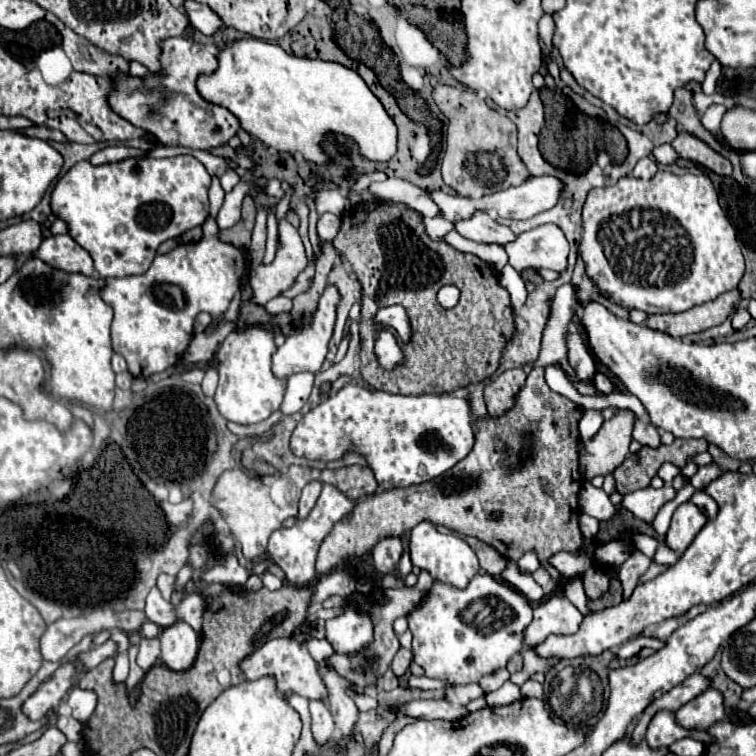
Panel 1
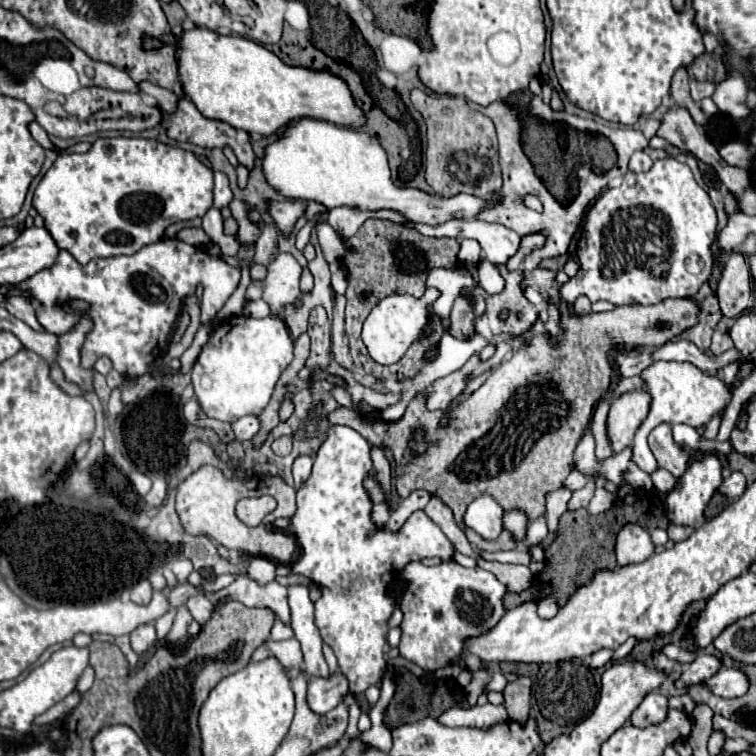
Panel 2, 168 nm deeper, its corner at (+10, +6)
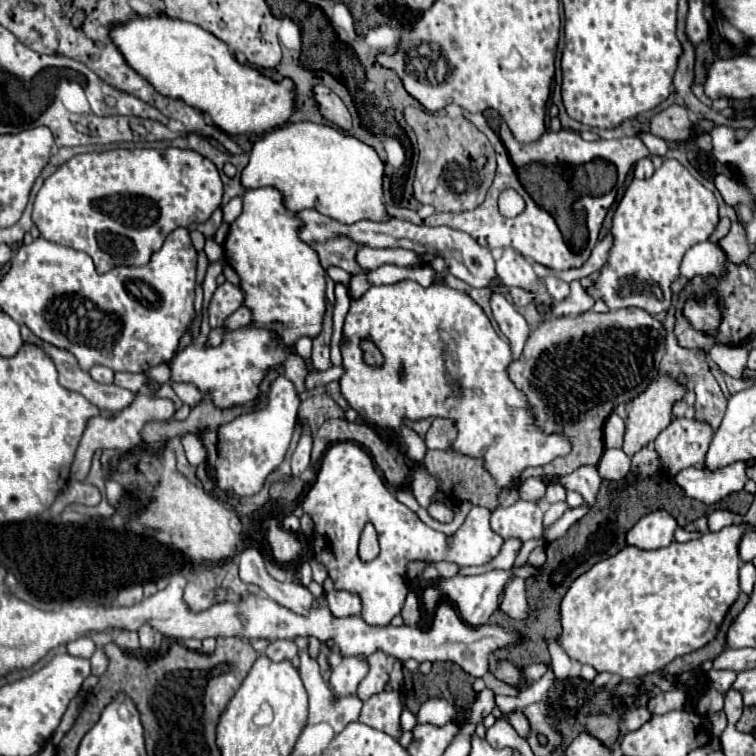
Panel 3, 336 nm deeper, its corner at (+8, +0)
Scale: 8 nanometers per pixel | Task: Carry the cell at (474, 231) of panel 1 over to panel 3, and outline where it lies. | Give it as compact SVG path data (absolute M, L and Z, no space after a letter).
M504 249L502 257L496 261L496 273L506 287L522 287L526 291L534 291L538 295L532 301L534 305L548 309L554 305L554 299L546 291L542 279L534 273L532 263L526 257L522 257L518 251Z

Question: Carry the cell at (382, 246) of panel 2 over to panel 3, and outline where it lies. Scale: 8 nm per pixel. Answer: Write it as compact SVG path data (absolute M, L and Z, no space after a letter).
M364 341L362 349L364 349L364 359L368 365L382 365L382 355L370 341Z

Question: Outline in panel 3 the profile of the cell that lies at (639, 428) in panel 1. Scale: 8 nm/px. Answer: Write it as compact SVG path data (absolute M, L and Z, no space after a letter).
M674 419L654 441L654 449L664 461L670 475L692 465L704 465L706 451L712 441L712 427L698 419Z

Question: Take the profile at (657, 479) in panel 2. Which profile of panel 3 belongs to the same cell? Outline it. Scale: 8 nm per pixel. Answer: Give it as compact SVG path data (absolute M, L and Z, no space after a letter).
M736 461L716 471L710 471L706 467L690 467L678 473L674 481L684 489L688 497L698 499L702 503L716 503L726 495L744 489L748 481L746 469L746 461Z

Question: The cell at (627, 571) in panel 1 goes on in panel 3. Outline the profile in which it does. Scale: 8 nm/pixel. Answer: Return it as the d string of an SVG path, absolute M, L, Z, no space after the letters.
M658 509L644 515L630 529L630 533L626 535L626 541L640 549L658 549L674 541L676 529L678 529L678 521L666 509Z

